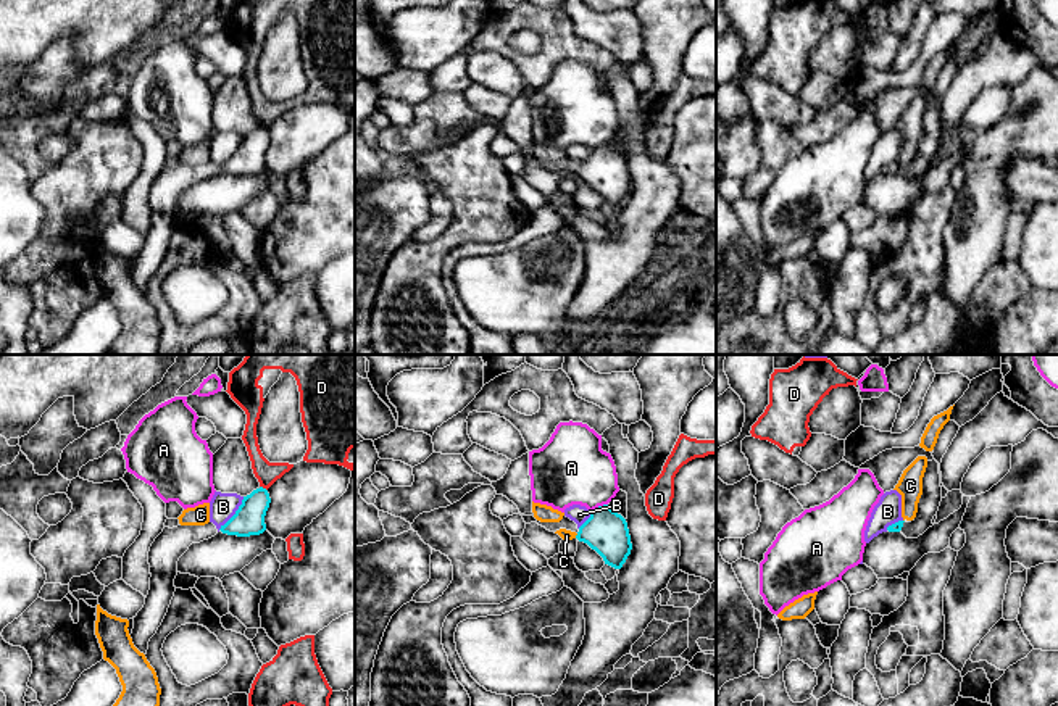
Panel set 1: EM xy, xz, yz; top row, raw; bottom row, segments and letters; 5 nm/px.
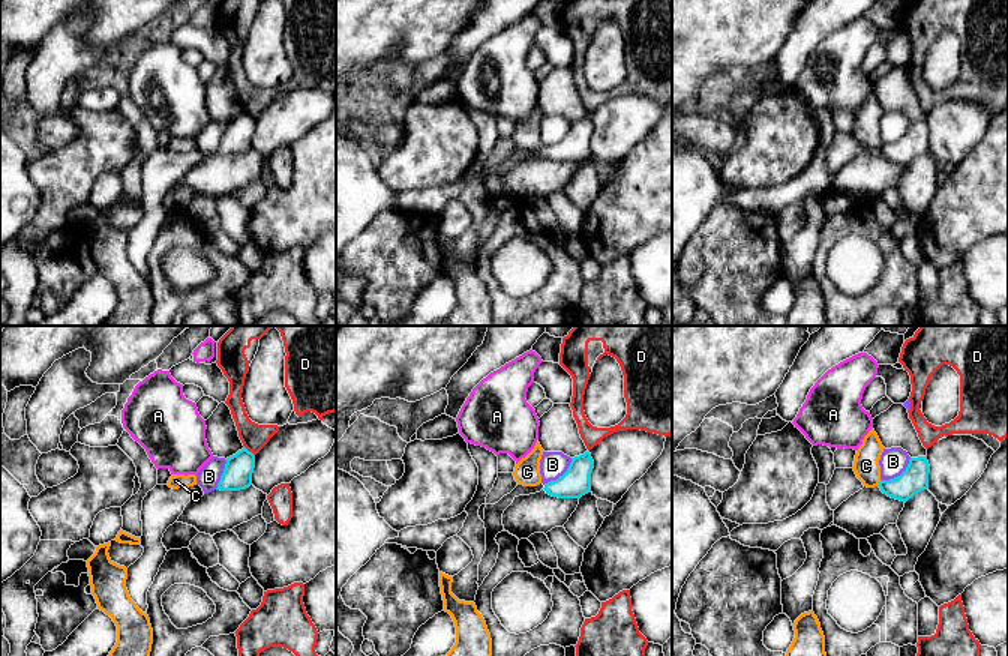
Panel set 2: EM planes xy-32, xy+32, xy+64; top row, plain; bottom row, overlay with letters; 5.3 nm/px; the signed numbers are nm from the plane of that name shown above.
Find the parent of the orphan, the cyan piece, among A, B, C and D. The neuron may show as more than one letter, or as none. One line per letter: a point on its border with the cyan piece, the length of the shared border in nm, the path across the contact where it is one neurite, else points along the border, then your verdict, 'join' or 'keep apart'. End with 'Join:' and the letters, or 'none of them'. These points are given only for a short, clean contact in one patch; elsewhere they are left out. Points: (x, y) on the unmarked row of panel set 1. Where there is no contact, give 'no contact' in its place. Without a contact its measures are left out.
A: contact xz (599, 145); length 100 nm; border xz (607, 142), (591, 150); keep apart
B: contact xy (236, 152); length 220 nm; keep apart
C: contact xz (576, 174); length 30 nm; keep apart
D: contact xy (262, 126); length 50 nm; keep apart
Join: none of them

